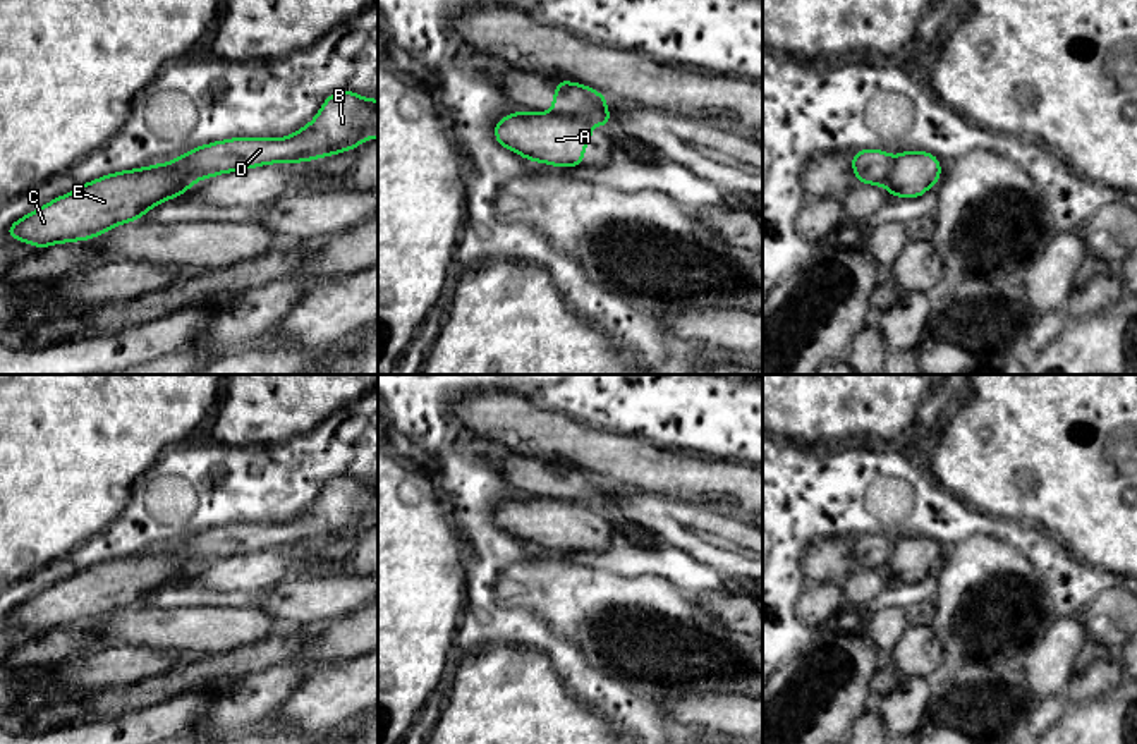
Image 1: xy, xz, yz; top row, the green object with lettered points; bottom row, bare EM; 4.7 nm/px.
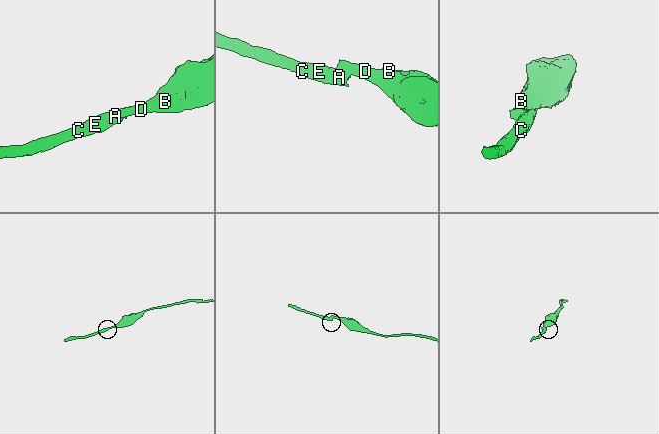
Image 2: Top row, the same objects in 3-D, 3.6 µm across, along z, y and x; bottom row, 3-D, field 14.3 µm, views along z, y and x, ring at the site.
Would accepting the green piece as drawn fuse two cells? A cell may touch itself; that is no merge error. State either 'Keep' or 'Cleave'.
Cleave

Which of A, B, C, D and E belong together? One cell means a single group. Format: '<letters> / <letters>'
A C E / B D

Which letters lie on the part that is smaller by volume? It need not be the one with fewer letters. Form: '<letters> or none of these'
A, C, E

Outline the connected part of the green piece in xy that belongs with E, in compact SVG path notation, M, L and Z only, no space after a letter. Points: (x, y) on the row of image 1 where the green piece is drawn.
M172 162L108 174L14 222L7 237L34 247L93 239L184 194L198 179Z

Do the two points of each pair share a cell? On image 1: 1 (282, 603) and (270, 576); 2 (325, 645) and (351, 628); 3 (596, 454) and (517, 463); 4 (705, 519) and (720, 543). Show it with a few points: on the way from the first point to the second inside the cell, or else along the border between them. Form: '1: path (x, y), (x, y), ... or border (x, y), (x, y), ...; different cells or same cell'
1: border (308, 573), (287, 578), (258, 595); different cells
2: path (332, 645), (344, 634); same cell
3: border (516, 451), (550, 459), (555, 464); different cells
4: path (705, 524), (715, 538); same cell

